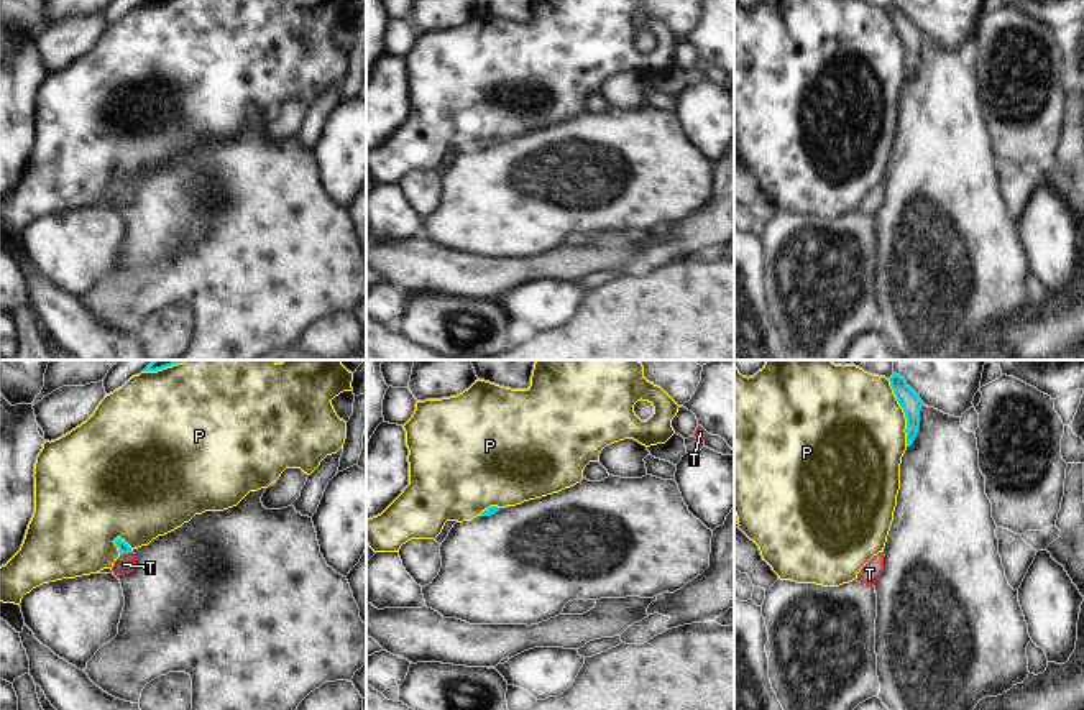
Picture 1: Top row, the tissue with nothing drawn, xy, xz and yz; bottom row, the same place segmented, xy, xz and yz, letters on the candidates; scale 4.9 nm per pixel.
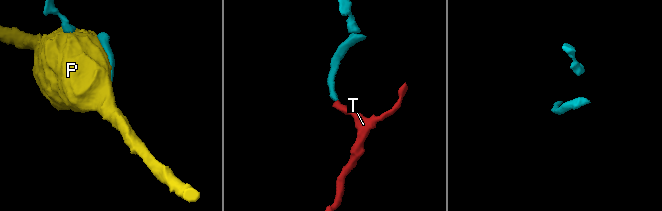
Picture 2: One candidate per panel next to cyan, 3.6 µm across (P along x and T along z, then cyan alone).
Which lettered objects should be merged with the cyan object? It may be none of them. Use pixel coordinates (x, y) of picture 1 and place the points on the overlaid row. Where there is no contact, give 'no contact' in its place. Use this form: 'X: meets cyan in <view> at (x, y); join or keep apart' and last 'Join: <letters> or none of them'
P: meets cyan in yz at (904, 411); keep apart
T: meets cyan in xy at (125, 553); join
Join: T

